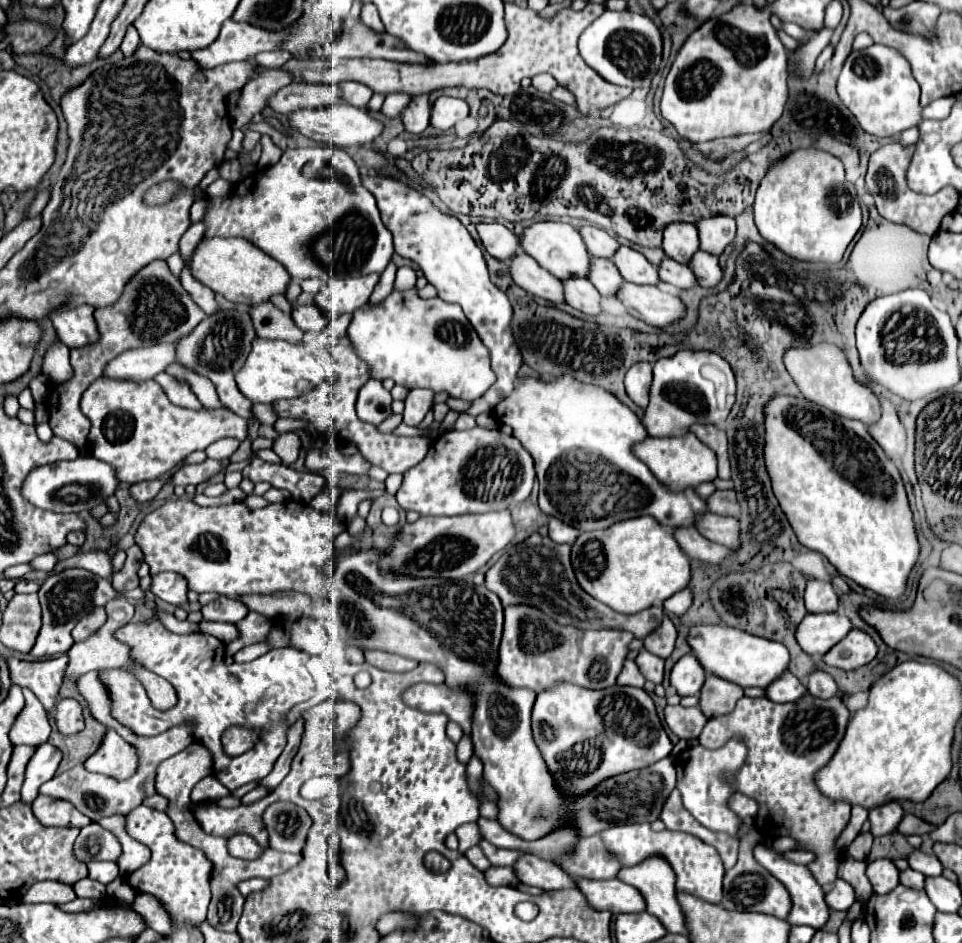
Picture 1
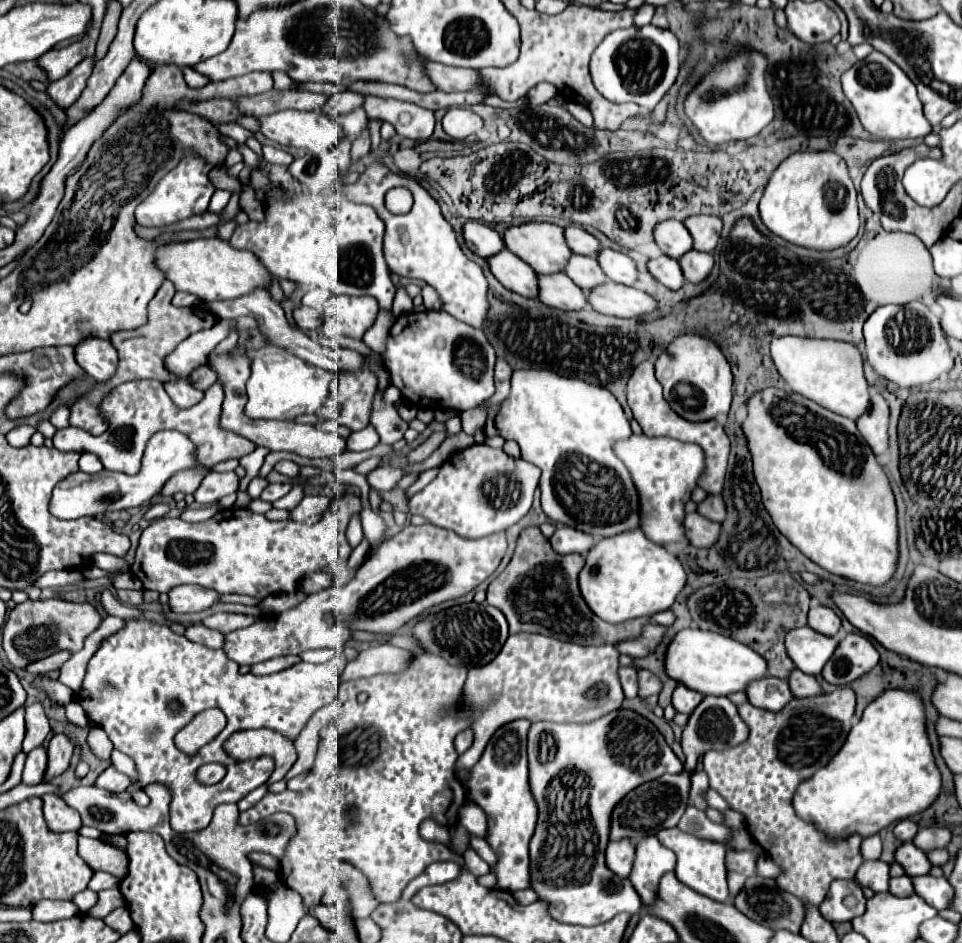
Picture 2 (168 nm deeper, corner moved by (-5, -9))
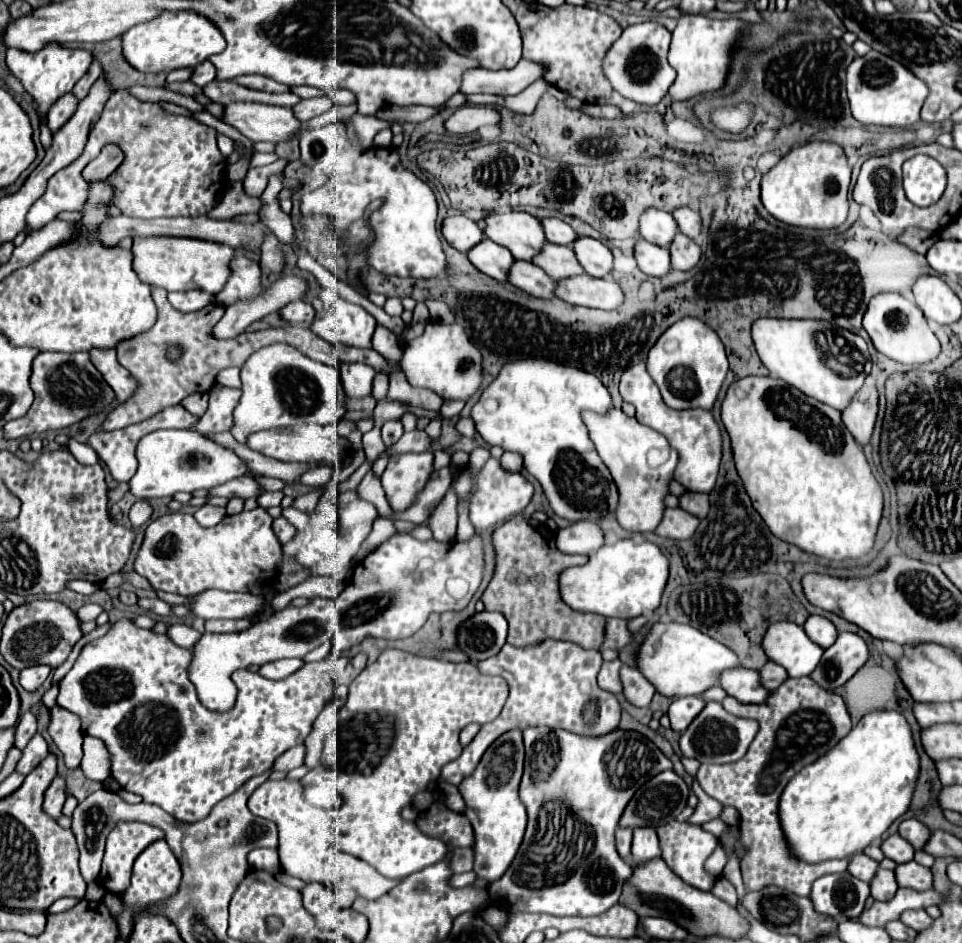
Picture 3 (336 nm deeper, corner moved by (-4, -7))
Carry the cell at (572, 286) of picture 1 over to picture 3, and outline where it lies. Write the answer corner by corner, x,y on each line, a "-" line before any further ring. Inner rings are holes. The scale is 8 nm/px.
513,262
509,282
535,298
555,298
557,280
553,280
549,274
545,274
543,268
531,262

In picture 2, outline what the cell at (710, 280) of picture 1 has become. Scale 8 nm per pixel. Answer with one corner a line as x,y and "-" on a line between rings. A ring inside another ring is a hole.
690,250
690,252
686,252
686,254
680,256
680,258
682,258
682,260
680,260
682,274
684,274
684,278
686,278
688,282
692,282
692,284
702,282
702,280
710,274
710,270
712,270
712,266
714,266
714,258
712,258
712,254
708,254
708,252

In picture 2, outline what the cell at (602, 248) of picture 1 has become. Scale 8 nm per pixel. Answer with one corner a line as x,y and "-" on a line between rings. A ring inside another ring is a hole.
580,226
564,228
564,236
568,238
568,246
572,248
574,254
596,256
598,250
602,248
602,244
592,234
588,234
584,228
580,228

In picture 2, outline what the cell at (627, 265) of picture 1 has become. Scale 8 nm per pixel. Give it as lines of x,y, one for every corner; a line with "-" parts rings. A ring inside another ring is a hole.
602,248
598,252
596,260
600,262
600,268
604,270
604,274
610,280
614,280
618,284
626,284
626,286
632,286
636,282
636,266
624,252
616,252
612,248

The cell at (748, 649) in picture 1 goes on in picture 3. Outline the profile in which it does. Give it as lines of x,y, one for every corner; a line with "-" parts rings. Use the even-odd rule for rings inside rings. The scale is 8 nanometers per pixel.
677,622
655,624
639,650
639,670
647,676
649,682
653,682
657,692
669,698
699,696
711,686
719,684
719,678
725,670
737,666
739,666
739,656
731,648
695,630
693,626

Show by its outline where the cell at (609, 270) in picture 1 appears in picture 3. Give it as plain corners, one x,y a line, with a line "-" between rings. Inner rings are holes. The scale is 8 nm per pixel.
547,244
547,250
543,250
543,254
539,254
539,258
535,260
535,264
541,266
555,280
579,276
579,274
585,272
583,266
577,260
573,248
569,248
569,246

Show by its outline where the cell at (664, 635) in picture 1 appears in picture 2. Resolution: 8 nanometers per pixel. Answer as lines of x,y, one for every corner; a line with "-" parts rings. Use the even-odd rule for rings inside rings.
644,624
642,626
642,634
638,638
632,638
632,640
624,640
620,644
616,644
616,650
620,654
628,654
630,658
642,658
642,656
648,656
662,640
666,628
664,626
658,626
658,624

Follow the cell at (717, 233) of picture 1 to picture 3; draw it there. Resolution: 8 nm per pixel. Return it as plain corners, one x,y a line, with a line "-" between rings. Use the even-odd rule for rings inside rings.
679,208
673,212
673,218
677,220
679,224
679,230
689,236
691,240
697,240
701,236
701,216
697,210
691,210
691,208

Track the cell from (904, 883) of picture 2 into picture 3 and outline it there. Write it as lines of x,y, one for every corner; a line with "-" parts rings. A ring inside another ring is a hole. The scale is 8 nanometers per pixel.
879,870
879,874
871,882
871,896
875,900
891,900
893,894
897,892
899,884
895,880
895,874
891,870

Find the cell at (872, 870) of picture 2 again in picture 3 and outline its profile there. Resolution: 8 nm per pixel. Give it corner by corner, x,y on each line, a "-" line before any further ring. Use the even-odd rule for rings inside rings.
855,854
853,858
851,858
851,864
849,864
849,868
847,868
855,878
859,878
859,880
863,880
863,882
871,882
873,878
875,878
875,874
877,874
877,870
879,870
879,862
875,862
873,858
869,858
869,856
865,856
865,854

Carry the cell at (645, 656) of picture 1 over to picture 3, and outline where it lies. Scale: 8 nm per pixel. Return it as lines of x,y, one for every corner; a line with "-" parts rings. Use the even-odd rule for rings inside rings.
623,666
623,694
635,706
649,706
651,682
633,666

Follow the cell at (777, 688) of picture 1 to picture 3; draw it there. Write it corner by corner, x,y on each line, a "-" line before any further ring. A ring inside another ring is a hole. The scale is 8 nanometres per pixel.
735,668
727,670
721,678
721,686
727,690
729,696
737,698
743,704
763,704
769,698
769,690
761,684
761,676
749,668

